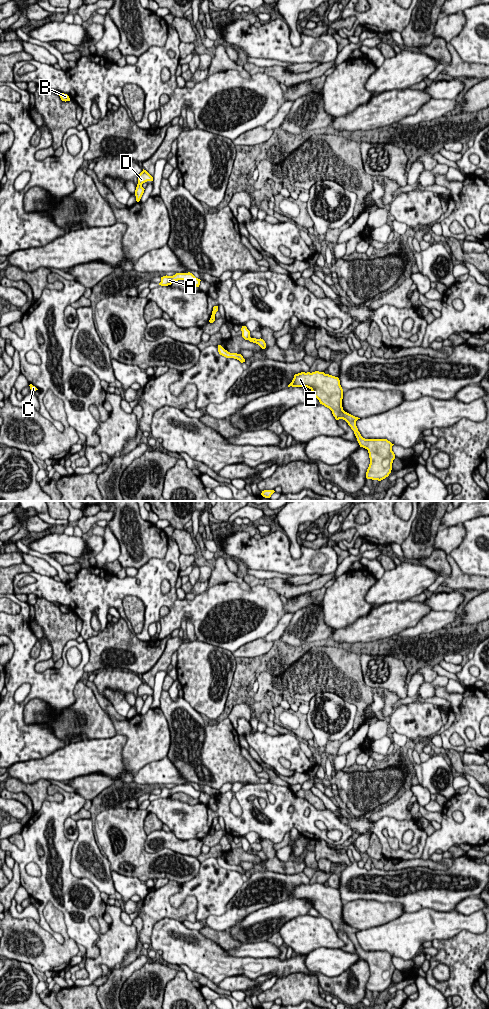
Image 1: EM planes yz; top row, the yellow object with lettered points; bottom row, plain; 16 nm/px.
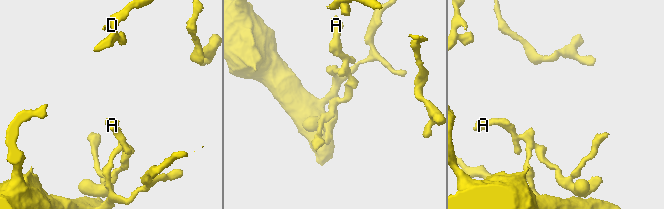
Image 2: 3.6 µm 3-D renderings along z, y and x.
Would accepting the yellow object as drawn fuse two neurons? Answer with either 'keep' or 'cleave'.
keep

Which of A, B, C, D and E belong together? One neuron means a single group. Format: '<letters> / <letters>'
A B C D E

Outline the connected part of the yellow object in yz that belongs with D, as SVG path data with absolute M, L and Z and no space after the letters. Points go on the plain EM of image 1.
M143 681L143 683L139 686L138 688L138 696L135 702L135 708L136 708L136 713L139 714L143 705L144 705L144 700L142 699L142 696L147 694L147 693L153 693L153 689Z

